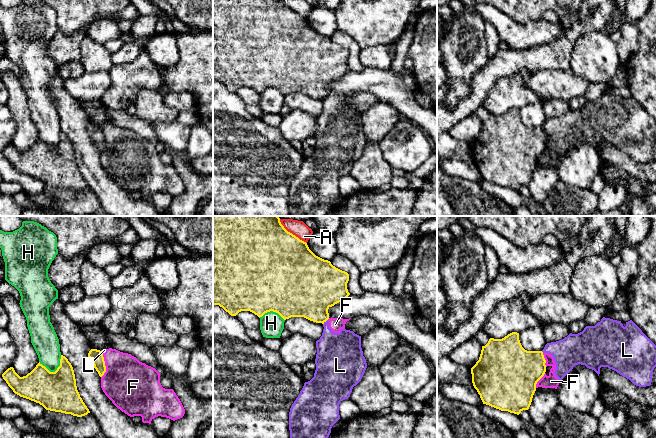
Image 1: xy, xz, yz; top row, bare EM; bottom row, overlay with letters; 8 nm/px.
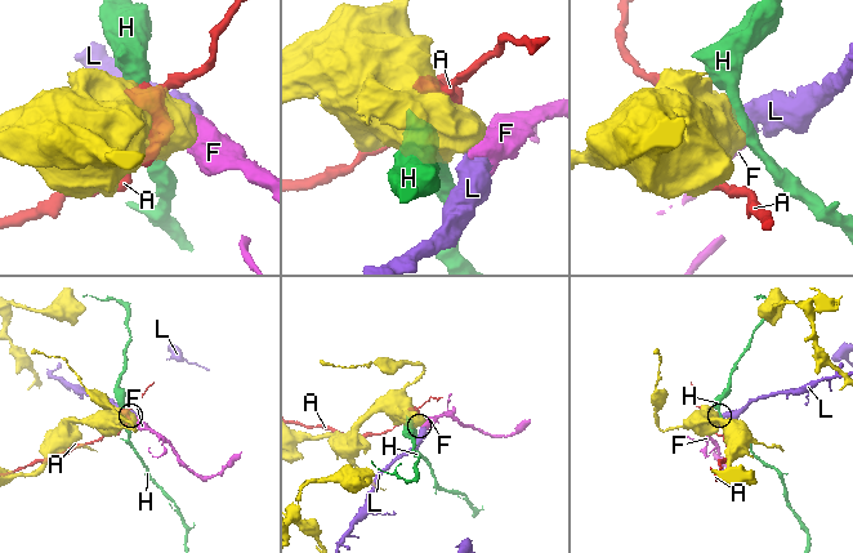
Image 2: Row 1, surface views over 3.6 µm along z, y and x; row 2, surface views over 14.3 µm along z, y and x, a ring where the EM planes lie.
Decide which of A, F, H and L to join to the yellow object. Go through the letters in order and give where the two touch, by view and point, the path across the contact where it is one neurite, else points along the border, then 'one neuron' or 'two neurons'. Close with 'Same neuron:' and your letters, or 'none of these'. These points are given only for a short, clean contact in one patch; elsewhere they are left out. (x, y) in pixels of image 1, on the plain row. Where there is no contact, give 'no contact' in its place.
A: meets yellow in xz at (294, 11); two neurons
F: meets yellow in xy at (104, 141); two neurons
H: meets yellow in xy at (55, 147); two neurons
L: meets yellow in xz at (325, 97); border along xz (327, 95), (323, 100); two neurons
Same neuron: none of these

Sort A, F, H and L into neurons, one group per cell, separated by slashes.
A / F L / H

